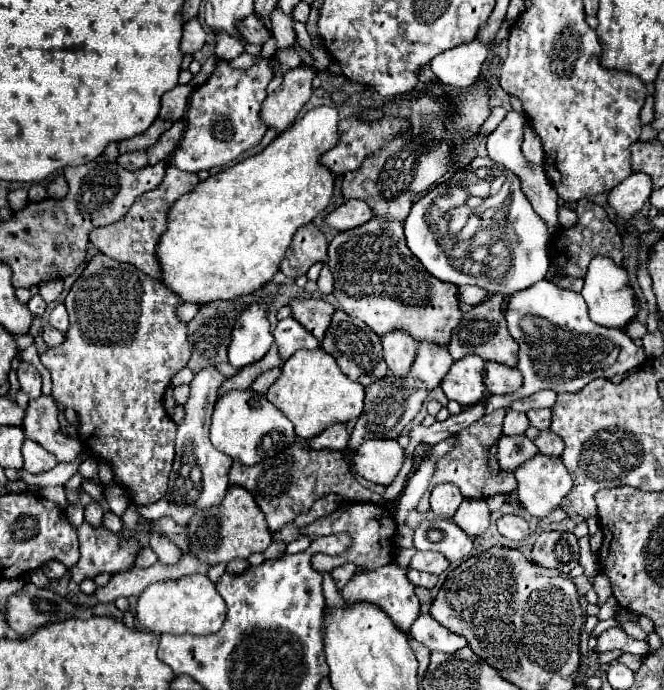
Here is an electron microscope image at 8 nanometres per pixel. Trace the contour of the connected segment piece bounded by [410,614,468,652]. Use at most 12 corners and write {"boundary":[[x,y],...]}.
{"boundary":[[420,614],[410,636],[432,652],[468,646],[430,614]]}

